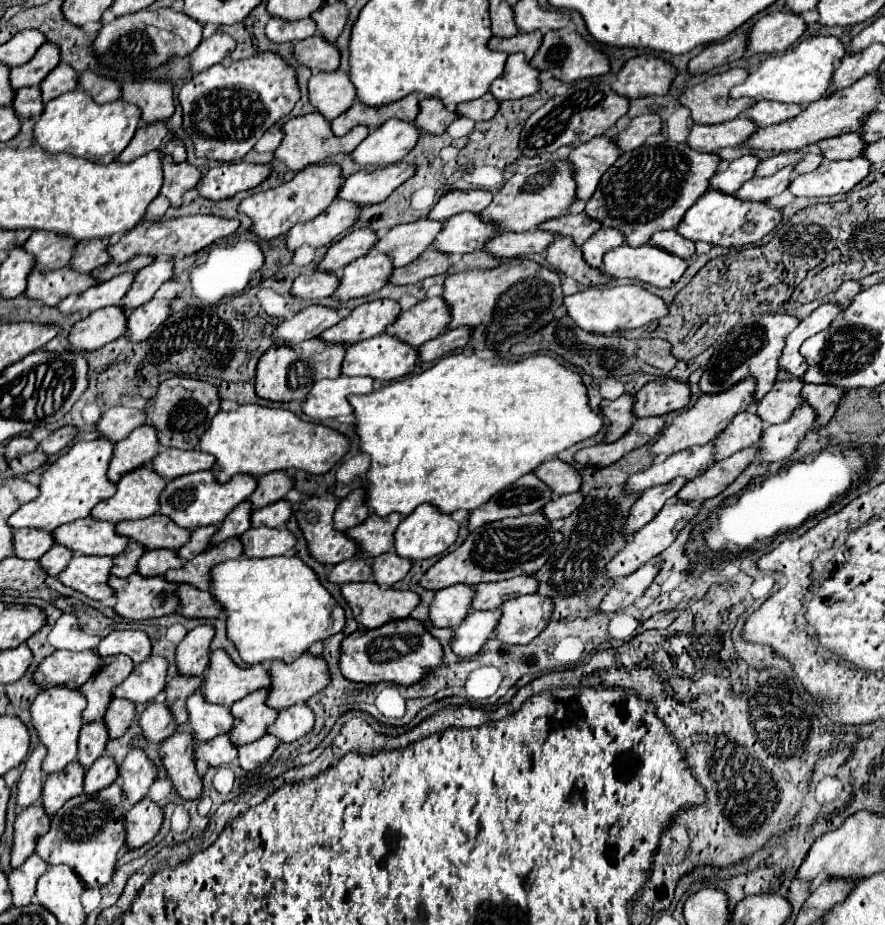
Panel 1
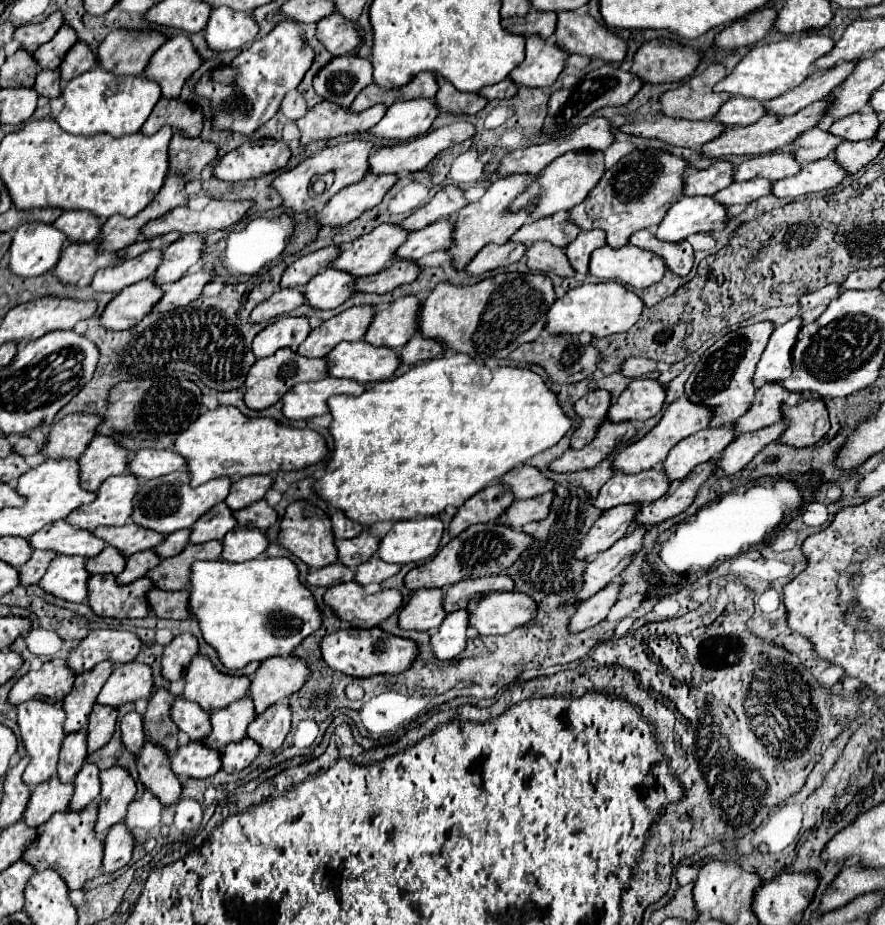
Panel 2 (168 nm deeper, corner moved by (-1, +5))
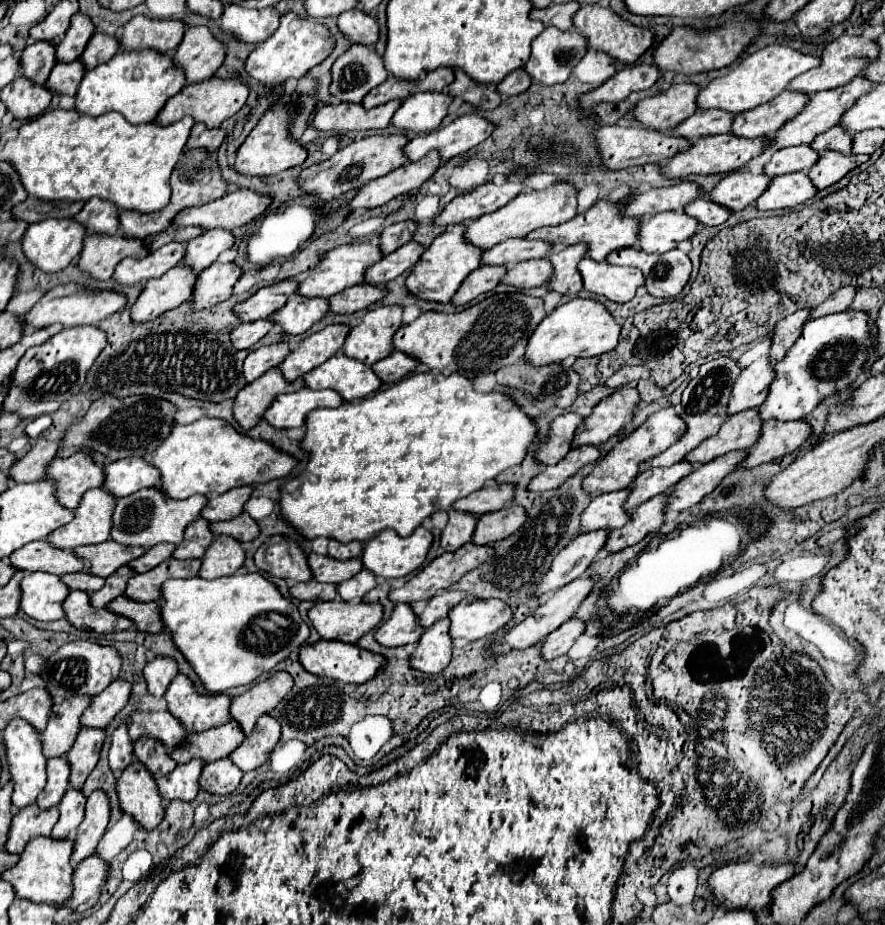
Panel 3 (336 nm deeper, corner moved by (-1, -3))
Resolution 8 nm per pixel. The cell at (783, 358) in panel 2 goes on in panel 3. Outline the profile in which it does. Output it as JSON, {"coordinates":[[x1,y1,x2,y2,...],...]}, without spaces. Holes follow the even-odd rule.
{"coordinates":[[769,356,755,360,735,380,733,396,729,400,729,414,761,406,765,394,769,394,769,382,773,380,773,362]]}

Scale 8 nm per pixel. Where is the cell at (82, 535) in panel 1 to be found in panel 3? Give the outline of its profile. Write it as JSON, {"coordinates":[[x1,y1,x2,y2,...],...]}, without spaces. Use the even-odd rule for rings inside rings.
{"coordinates":[[35,540,27,546,15,550,9,556,9,562,17,570,45,570,53,574,67,574,67,572,79,572,81,570,81,558,77,558,71,550,57,550,47,540]]}

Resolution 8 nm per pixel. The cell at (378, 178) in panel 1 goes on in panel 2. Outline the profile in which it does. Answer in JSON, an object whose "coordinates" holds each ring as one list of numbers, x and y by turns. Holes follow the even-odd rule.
{"coordinates":[[451,122,447,126,441,126,433,132,427,132,415,140,409,140,409,142,399,142,399,144,393,144,393,146,385,146,385,148,379,148,371,154,369,162,371,162,371,174,399,174,399,172,417,172,417,170,423,170,439,152,455,146,455,144,461,144,465,142,467,138,471,138,475,134,475,126,471,122]]}

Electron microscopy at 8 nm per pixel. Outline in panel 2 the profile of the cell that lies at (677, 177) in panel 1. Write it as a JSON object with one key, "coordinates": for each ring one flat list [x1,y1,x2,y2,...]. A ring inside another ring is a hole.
{"coordinates":[[631,152,623,156,609,172,605,172,599,184,589,192,585,202,569,210,567,220,581,230,605,230,607,244,611,248,621,248,629,242,629,236,633,232,643,228,655,228,657,222,665,218,665,210,669,210,669,206,683,196,681,186,685,168,685,160,667,152]]}

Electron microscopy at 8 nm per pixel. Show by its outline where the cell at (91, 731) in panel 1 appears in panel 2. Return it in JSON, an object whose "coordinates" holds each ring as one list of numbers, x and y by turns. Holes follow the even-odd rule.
{"coordinates":[[85,730,67,734,65,740,63,740,63,744,61,744,59,764,57,764,55,776,61,782,73,782,73,778,81,770,85,758,87,758,85,756]]}

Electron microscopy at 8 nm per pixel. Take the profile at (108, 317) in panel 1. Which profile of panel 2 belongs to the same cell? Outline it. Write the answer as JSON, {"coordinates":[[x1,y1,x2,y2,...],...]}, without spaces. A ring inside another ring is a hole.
{"coordinates":[[141,280,121,290,105,308,101,324,109,330,127,330,133,324,139,324,145,314,161,300,163,288,153,280]]}

